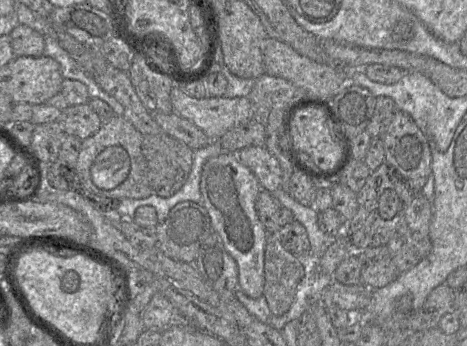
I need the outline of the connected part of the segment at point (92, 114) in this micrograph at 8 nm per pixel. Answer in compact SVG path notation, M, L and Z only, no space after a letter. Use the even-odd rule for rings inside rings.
M88 103L68 106L62 111L61 124L65 134L71 134L81 140L96 133L102 120Z

